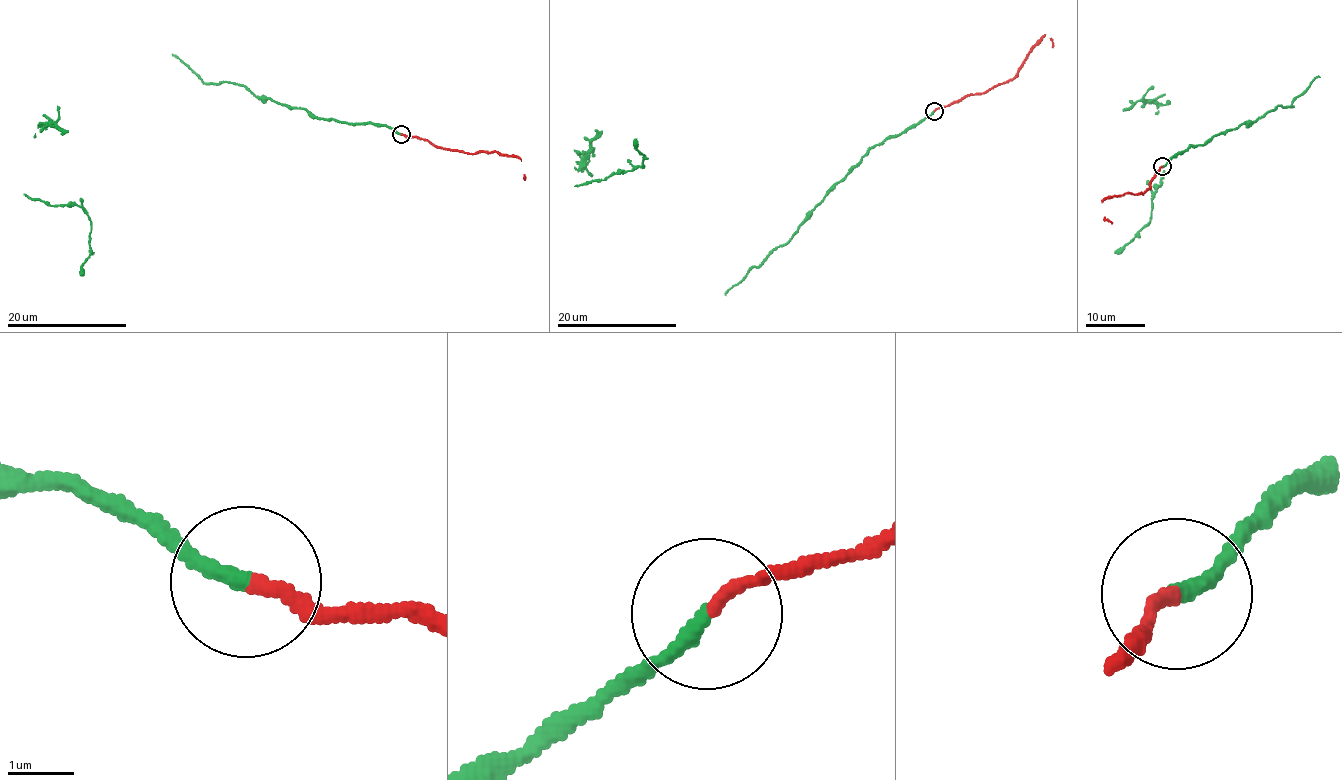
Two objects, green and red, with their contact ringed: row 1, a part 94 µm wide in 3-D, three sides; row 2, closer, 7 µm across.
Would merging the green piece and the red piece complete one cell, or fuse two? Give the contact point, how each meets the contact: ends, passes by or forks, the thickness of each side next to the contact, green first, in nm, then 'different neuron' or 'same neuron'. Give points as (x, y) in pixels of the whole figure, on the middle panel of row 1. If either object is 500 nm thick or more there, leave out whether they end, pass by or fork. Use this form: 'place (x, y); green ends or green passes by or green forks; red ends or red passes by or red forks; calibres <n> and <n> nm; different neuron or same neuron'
place (934, 111); green ends; red ends; calibres 240 and 200 nm; different neuron

